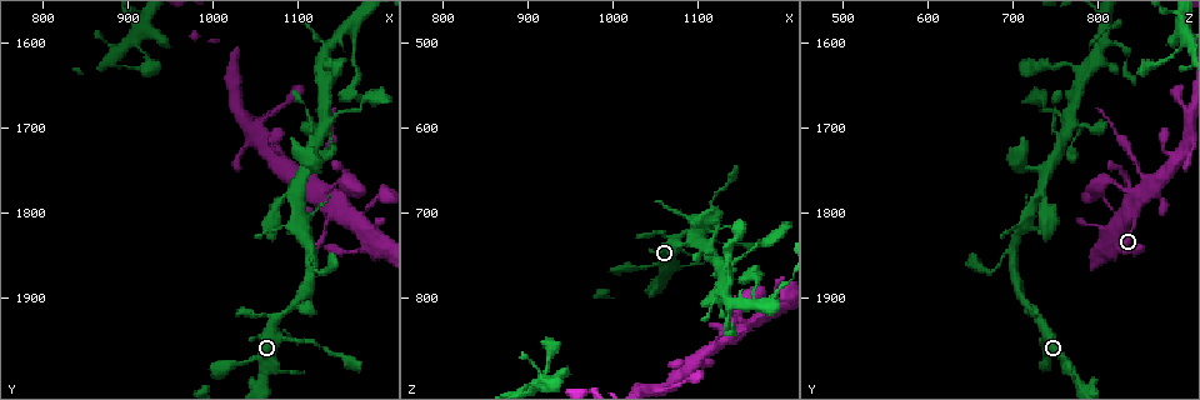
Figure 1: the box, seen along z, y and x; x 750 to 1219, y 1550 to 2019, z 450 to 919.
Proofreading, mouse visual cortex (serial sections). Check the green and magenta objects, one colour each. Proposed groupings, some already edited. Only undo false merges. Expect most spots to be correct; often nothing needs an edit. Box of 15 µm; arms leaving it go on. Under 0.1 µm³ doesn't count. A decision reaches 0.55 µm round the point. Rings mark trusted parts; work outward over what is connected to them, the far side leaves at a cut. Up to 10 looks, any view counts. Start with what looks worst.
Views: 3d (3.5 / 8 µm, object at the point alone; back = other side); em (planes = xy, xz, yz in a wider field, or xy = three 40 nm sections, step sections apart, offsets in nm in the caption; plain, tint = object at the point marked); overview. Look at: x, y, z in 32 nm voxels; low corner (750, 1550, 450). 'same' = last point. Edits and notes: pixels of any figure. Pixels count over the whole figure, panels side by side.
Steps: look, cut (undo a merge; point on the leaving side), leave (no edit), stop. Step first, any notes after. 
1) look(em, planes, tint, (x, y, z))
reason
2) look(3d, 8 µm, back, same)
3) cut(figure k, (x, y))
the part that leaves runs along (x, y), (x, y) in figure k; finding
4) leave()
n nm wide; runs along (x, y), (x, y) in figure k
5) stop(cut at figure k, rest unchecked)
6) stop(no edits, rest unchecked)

look(3d, 8 µm, (1115, 1850, 700))

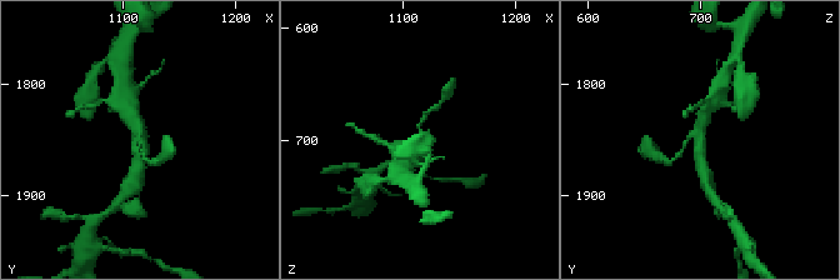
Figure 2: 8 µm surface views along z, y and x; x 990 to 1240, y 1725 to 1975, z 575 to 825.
look(3d, 3.5 µm, back, (1116, 1850, 702))
zoom in

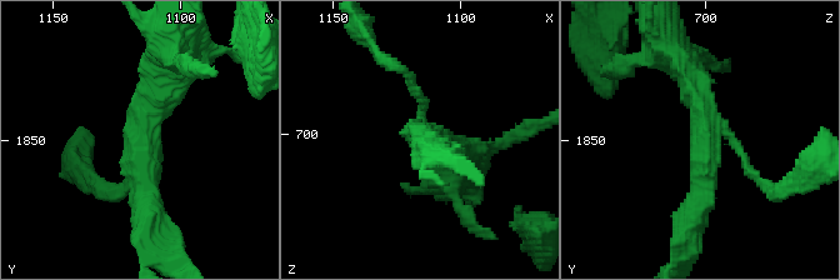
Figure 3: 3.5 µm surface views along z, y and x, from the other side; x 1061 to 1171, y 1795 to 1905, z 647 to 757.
leave()
continuous, no second cell

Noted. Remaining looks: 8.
look(3d, 3.5 µm, (1145, 1800, 840))
two arms in line, one across

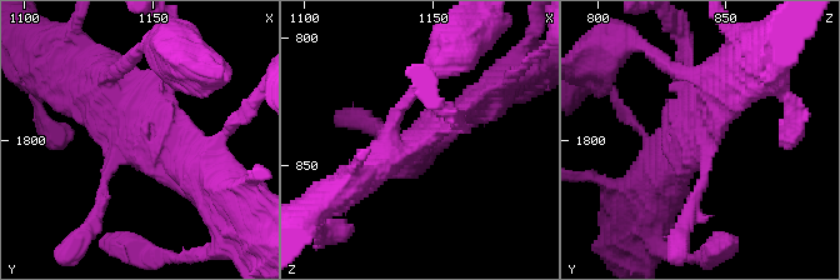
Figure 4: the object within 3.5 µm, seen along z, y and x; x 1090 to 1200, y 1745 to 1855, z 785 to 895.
look(em, xy, step 5, tint, (1146, 1799, 836))
shape alone is not enough

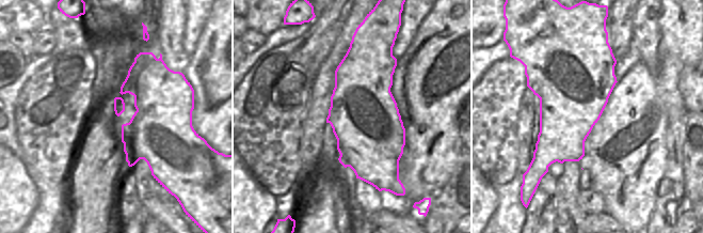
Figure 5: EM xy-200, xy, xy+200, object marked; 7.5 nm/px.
leave()
500 nm wide; runs along (381, 135), (401, 144), (485, 100) in figure 4; one cell here

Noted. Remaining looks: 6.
look(3d, 8 µm, (1120, 1705, 760))
two arms at a narrow angle

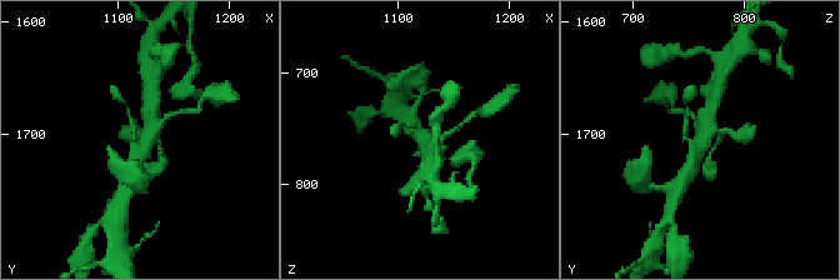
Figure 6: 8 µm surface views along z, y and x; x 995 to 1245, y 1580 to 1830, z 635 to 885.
look(em, xy, step 2, tint, (1126, 1706, 764))

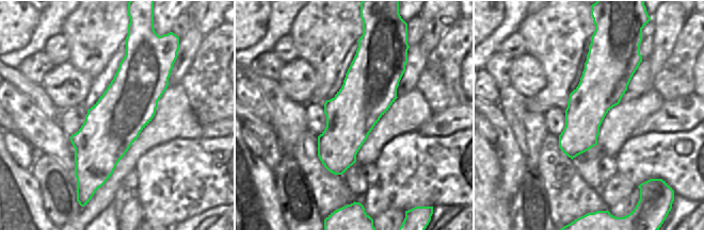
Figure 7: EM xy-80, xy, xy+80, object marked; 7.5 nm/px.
leave()
400 nm wide; runs along (134, 52), (93, 185) in figure 7; all the same cell

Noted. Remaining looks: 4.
look(3d, 3.5 µm, (1130, 1645, 780))
sharp bend

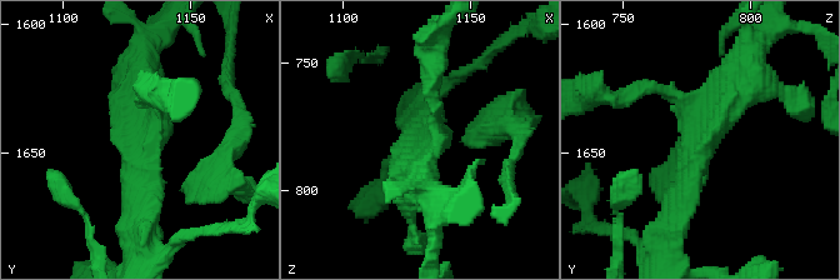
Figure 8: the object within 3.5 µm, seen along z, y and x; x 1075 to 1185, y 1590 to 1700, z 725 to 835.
look(em, xy, step 3, tint, (1130, 1648, 781))
3 arms; arms of 200, 250, 300 nm

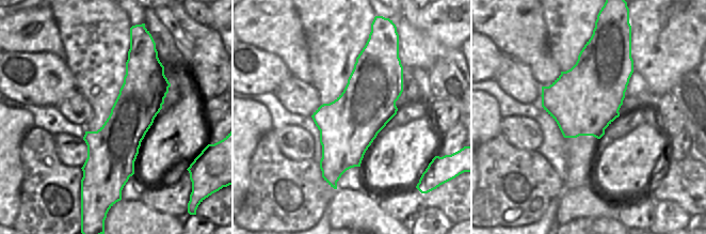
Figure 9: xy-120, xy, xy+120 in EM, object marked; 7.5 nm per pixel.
leave()
440 nm wide; runs along (669, 221), (736, 75) in figure 8; continuous, no second cell

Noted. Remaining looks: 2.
stop(no edits, rest unchecked)

